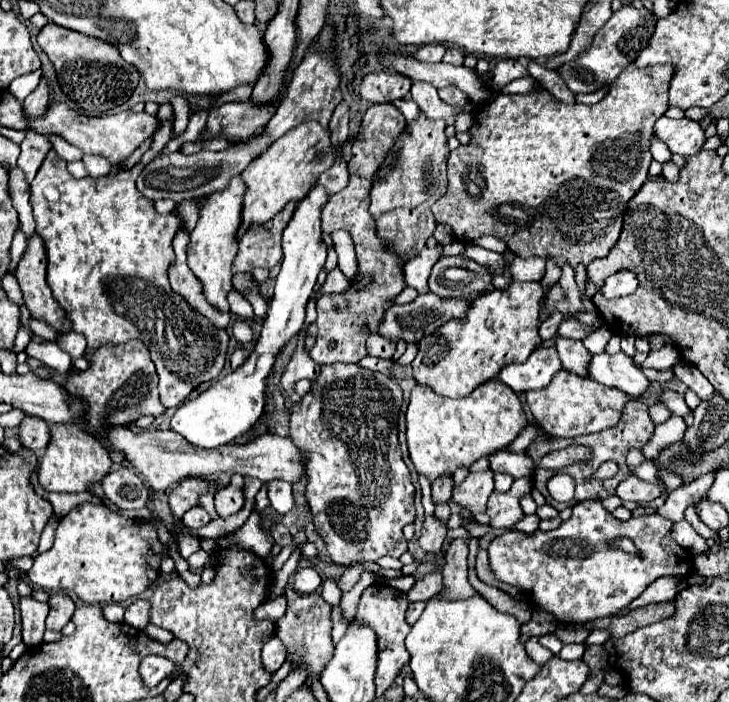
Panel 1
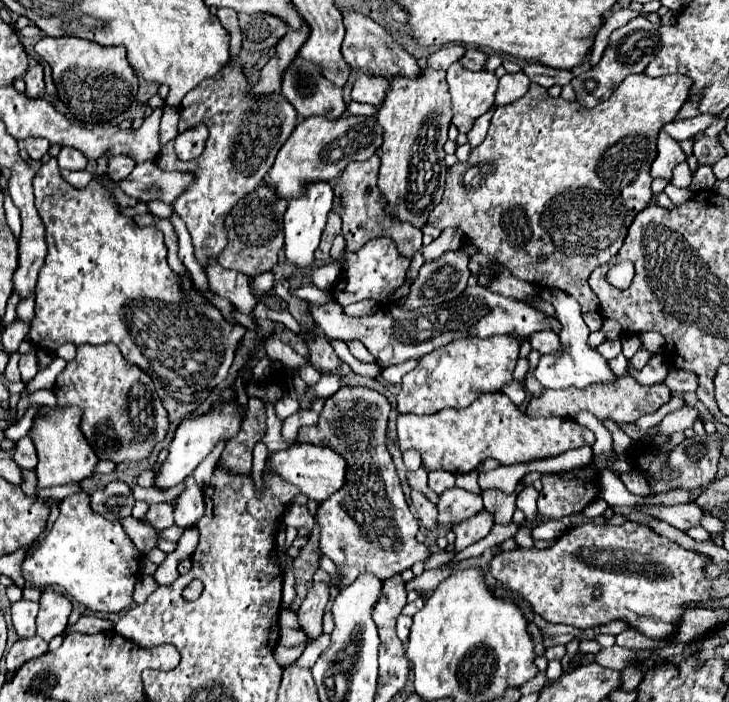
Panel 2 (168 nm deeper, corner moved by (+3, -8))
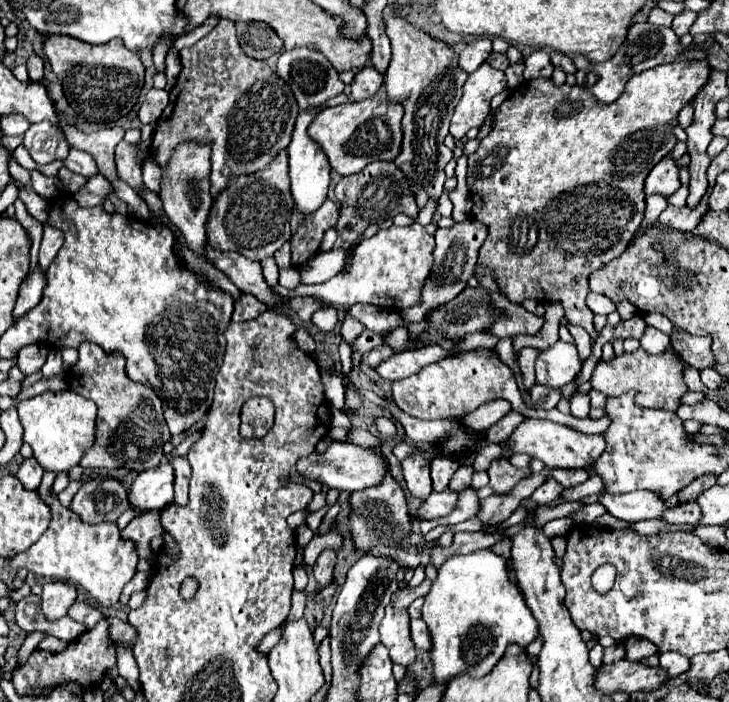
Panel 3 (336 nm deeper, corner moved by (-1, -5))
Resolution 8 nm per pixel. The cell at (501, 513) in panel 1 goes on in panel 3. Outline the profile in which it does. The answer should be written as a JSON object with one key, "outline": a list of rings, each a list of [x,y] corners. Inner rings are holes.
{"outline":[[[501,458],[491,464],[487,474],[491,478],[489,486],[493,488],[495,494],[509,494],[523,478],[527,478],[531,474],[531,470],[515,468],[507,458]]]}

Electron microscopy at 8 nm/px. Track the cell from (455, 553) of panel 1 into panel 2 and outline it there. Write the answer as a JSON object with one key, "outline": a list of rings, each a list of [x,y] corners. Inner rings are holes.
{"outline":[[[485,509],[475,513],[475,517],[471,517],[471,521],[461,521],[459,525],[453,525],[453,533],[457,535],[455,549],[463,551],[467,545],[473,545],[479,539],[487,537],[491,527],[493,527],[493,517]]]}

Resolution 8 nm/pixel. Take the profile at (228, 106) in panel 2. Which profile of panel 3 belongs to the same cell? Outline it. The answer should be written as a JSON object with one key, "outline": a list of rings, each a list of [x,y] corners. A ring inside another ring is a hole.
{"outline":[[[227,18],[219,20],[219,24],[195,46],[183,48],[179,58],[183,68],[177,78],[177,84],[171,90],[171,100],[157,122],[149,154],[161,168],[165,168],[171,160],[173,150],[183,142],[197,142],[201,146],[211,146],[209,184],[211,196],[217,198],[227,188],[229,178],[239,174],[253,174],[267,168],[271,160],[289,146],[295,120],[299,116],[299,108],[295,96],[291,94],[291,88],[283,80],[279,80],[269,66],[265,66],[261,60],[249,58],[241,50],[235,32],[235,22],[229,22]]]}

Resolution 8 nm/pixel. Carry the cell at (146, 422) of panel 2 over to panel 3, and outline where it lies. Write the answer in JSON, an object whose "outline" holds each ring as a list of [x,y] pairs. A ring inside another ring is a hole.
{"outline":[[[83,342],[83,346],[79,346],[79,360],[67,370],[65,382],[69,390],[83,394],[83,398],[93,400],[99,408],[95,422],[95,446],[83,456],[83,468],[129,468],[143,472],[159,466],[163,458],[163,444],[171,440],[163,418],[163,404],[151,386],[127,376],[121,352],[107,354],[101,346]]]}

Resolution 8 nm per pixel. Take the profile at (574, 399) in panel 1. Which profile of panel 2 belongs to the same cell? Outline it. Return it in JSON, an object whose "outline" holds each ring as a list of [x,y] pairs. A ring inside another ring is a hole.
{"outline":[[[631,375],[617,377],[611,385],[589,385],[587,389],[547,389],[541,397],[533,397],[525,409],[525,415],[531,417],[571,417],[577,411],[591,411],[599,419],[613,419],[615,423],[635,423],[639,417],[647,413],[655,413],[661,405],[671,399],[671,391],[667,385],[641,385]]]}

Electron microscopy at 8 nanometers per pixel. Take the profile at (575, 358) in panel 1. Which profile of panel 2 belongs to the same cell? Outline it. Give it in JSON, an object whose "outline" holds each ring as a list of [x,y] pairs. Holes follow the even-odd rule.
{"outline":[[[543,331],[533,333],[533,335],[529,337],[529,343],[531,343],[531,347],[533,347],[535,351],[539,351],[541,355],[553,353],[553,351],[559,349],[559,337],[557,337],[555,333],[549,333],[549,335],[545,335],[545,337],[543,337]]]}

